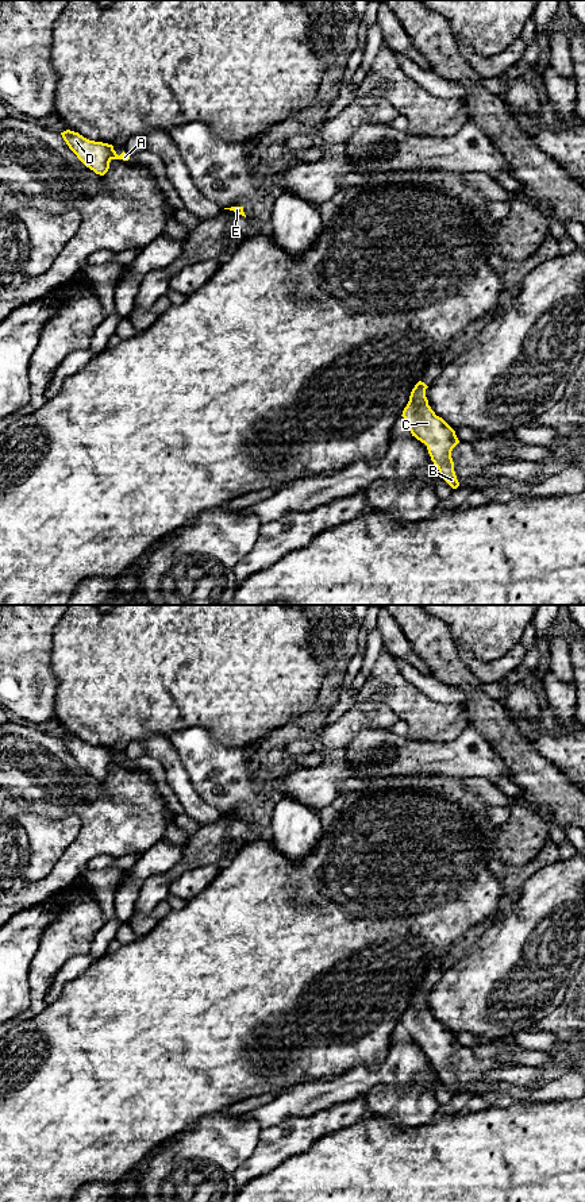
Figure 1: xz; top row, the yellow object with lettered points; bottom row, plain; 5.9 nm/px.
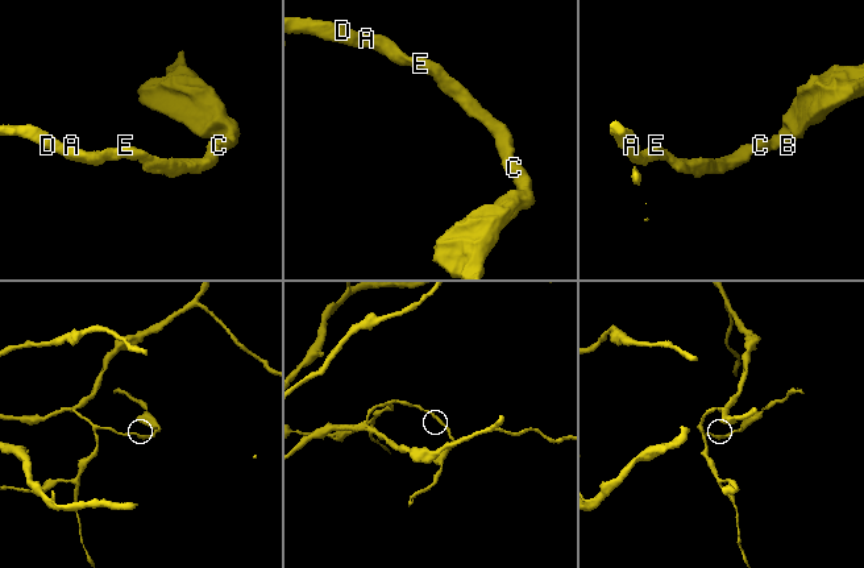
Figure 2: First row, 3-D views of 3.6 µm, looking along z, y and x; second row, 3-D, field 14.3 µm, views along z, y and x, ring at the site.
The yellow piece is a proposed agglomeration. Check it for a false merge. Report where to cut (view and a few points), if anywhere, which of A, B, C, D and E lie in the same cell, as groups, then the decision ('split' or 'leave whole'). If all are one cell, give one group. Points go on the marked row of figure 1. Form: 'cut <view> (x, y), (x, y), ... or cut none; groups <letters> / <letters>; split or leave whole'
cut none; groups A B C D E; leave whole

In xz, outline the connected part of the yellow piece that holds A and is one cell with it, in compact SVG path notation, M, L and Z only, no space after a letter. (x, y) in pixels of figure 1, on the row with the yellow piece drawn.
M66 130L61 135L77 158L96 174L104 176L112 159L130 159L124 151L118 155L112 145L89 140L78 132Z

